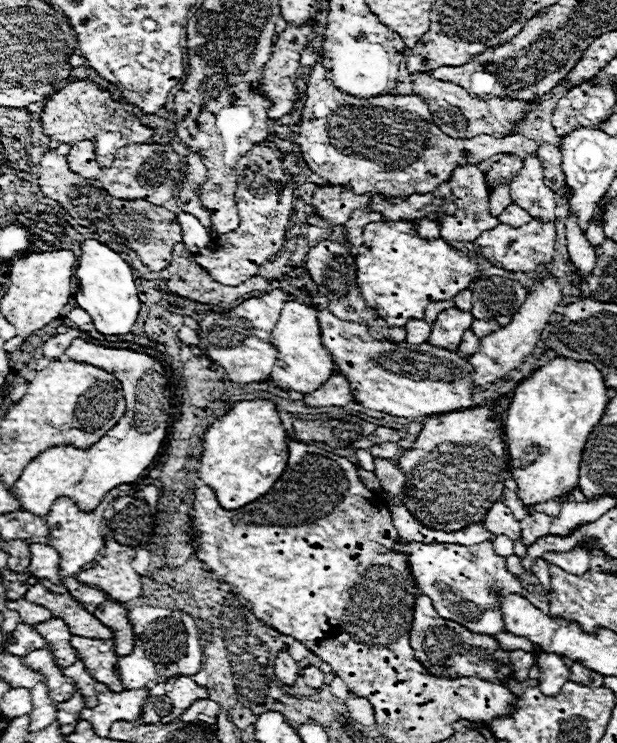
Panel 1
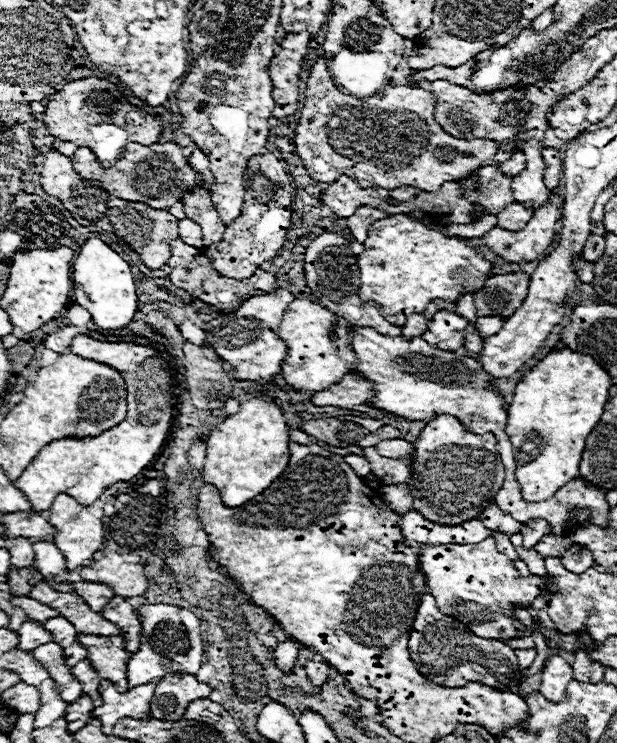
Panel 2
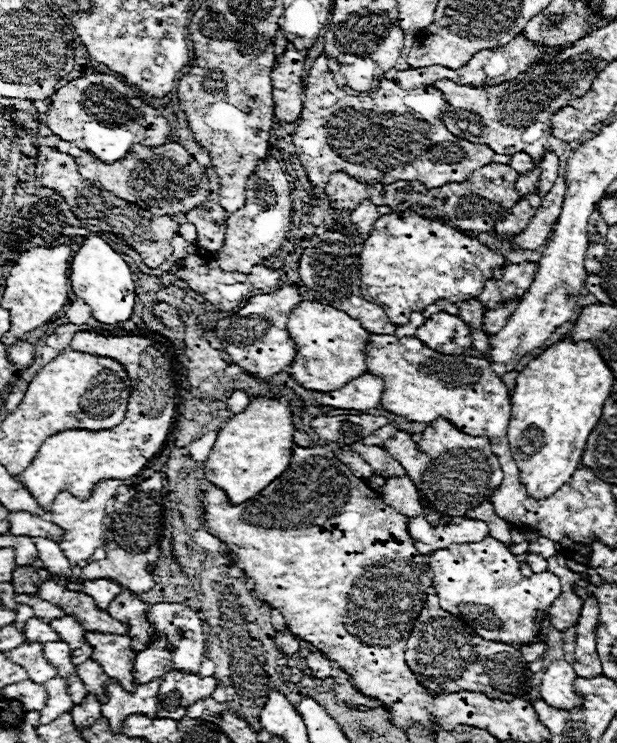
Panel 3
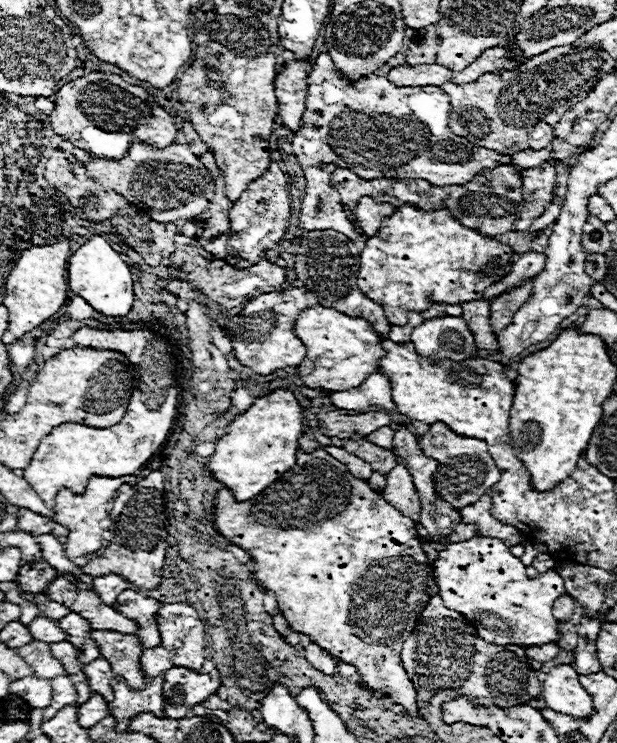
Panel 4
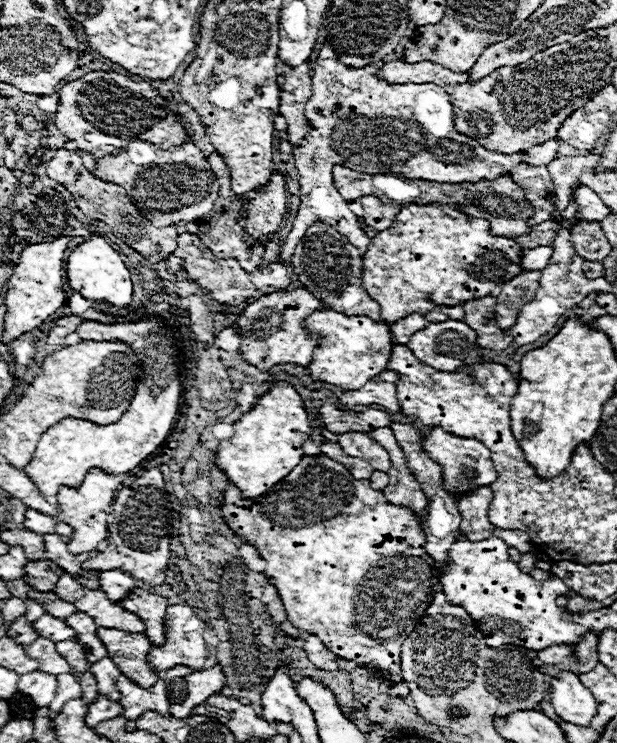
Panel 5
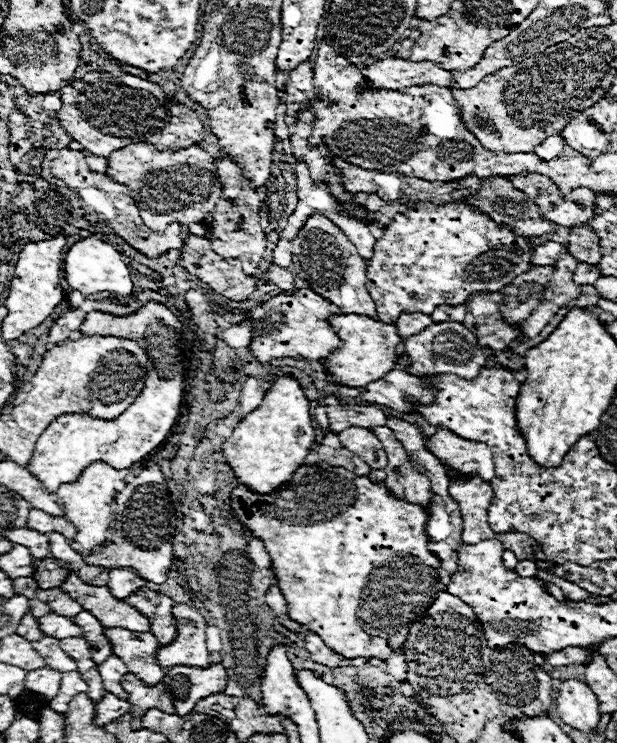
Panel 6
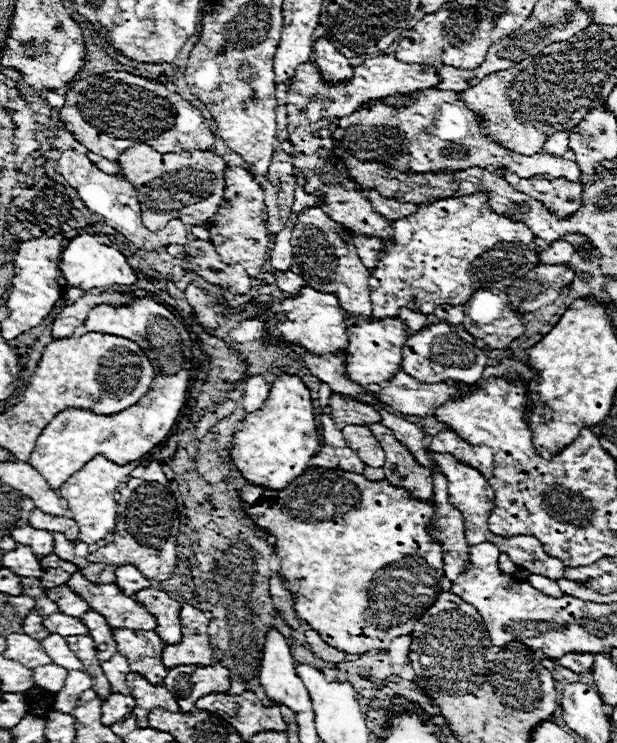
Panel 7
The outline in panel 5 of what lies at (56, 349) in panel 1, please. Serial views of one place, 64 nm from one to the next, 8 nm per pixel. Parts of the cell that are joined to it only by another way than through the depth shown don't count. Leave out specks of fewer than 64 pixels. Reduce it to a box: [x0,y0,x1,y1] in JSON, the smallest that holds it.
[46,316,82,346]

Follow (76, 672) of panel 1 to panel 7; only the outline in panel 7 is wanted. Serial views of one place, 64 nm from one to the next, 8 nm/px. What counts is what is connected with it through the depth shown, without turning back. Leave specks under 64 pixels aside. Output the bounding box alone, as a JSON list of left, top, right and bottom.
[102,654,132,696]

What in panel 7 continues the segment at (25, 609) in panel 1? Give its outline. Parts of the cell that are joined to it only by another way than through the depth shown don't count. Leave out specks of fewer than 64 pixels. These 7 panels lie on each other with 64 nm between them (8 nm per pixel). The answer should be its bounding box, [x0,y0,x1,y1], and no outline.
[44,586,88,616]

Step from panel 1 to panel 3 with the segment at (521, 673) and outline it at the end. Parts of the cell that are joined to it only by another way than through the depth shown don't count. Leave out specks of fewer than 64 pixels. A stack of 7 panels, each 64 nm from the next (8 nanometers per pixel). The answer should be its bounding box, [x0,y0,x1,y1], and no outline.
[518,644,546,664]

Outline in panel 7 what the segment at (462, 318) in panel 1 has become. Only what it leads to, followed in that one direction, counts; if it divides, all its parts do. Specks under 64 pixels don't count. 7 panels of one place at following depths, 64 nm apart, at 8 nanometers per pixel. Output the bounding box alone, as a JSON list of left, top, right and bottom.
[402,322,488,384]

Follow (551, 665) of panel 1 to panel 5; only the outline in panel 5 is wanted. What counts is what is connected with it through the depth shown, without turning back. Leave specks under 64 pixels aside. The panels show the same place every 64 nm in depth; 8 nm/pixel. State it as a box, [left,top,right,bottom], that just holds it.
[548,670,596,726]

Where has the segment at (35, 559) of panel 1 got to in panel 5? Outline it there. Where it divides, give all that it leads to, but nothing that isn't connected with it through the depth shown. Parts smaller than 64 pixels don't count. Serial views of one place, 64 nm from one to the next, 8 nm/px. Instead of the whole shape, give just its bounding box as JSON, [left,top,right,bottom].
[42,534,100,588]

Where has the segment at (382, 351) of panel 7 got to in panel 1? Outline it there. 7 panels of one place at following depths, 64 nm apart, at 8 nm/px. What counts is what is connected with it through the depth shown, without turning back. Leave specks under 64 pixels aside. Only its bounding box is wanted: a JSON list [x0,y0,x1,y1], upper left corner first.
[266,302,338,394]

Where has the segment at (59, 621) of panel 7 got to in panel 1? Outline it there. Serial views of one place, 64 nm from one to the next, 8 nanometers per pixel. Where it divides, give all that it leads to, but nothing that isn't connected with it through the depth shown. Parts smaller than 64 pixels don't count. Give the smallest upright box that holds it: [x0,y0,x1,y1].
[4,624,46,656]

